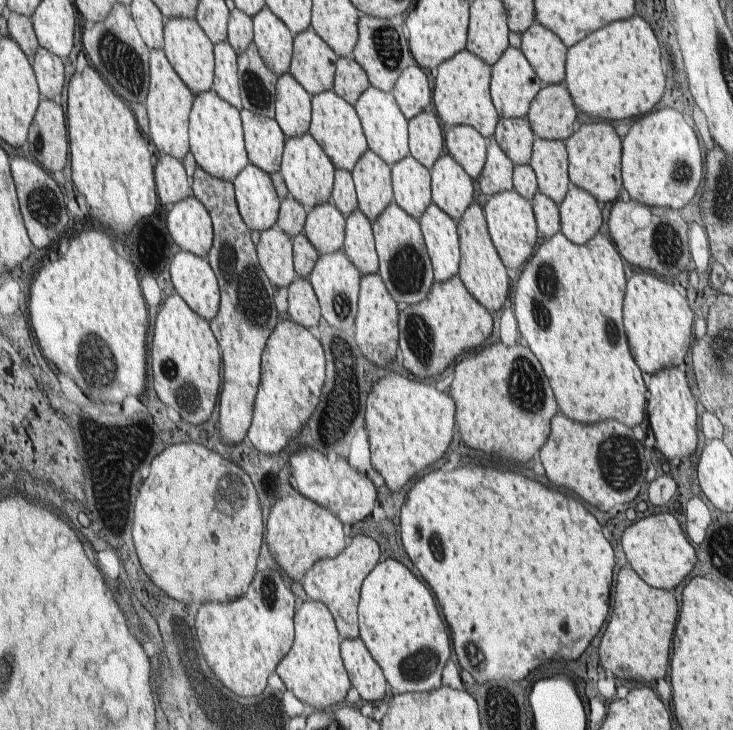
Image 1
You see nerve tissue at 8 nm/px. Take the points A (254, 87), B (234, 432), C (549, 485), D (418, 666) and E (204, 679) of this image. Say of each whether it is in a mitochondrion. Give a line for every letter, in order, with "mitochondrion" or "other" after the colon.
A: mitochondrion
B: other
C: other
D: mitochondrion
E: other

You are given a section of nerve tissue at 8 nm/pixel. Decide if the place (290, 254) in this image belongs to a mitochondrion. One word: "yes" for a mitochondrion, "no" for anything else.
no

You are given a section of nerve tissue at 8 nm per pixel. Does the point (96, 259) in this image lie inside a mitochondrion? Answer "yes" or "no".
no

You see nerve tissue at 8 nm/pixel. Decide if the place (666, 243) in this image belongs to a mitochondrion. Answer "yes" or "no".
yes

